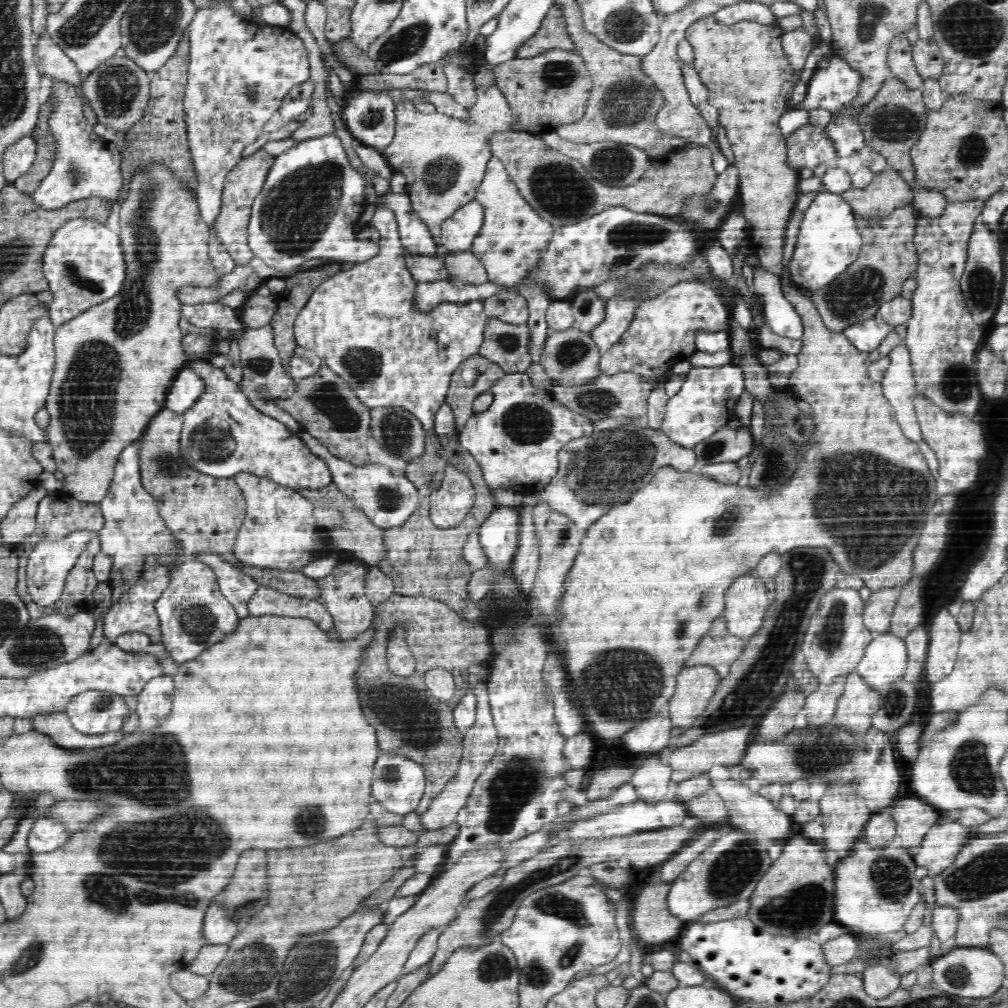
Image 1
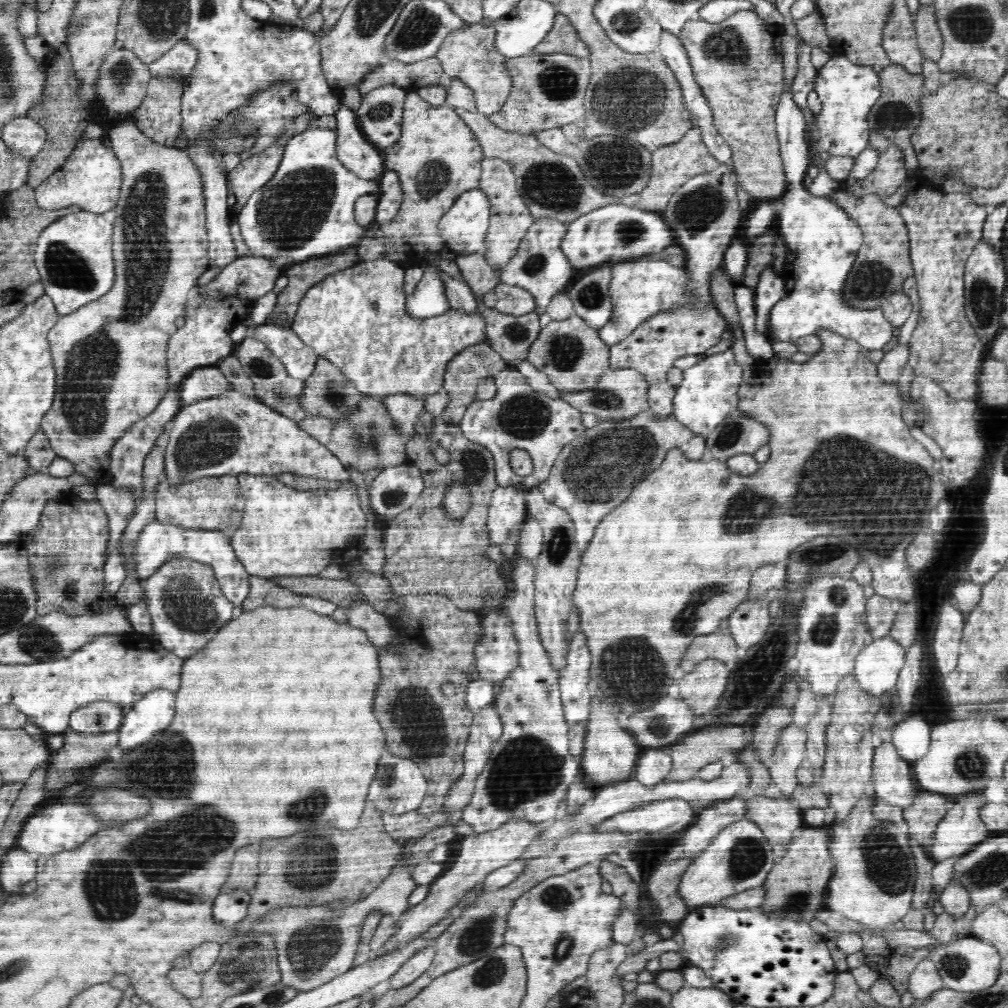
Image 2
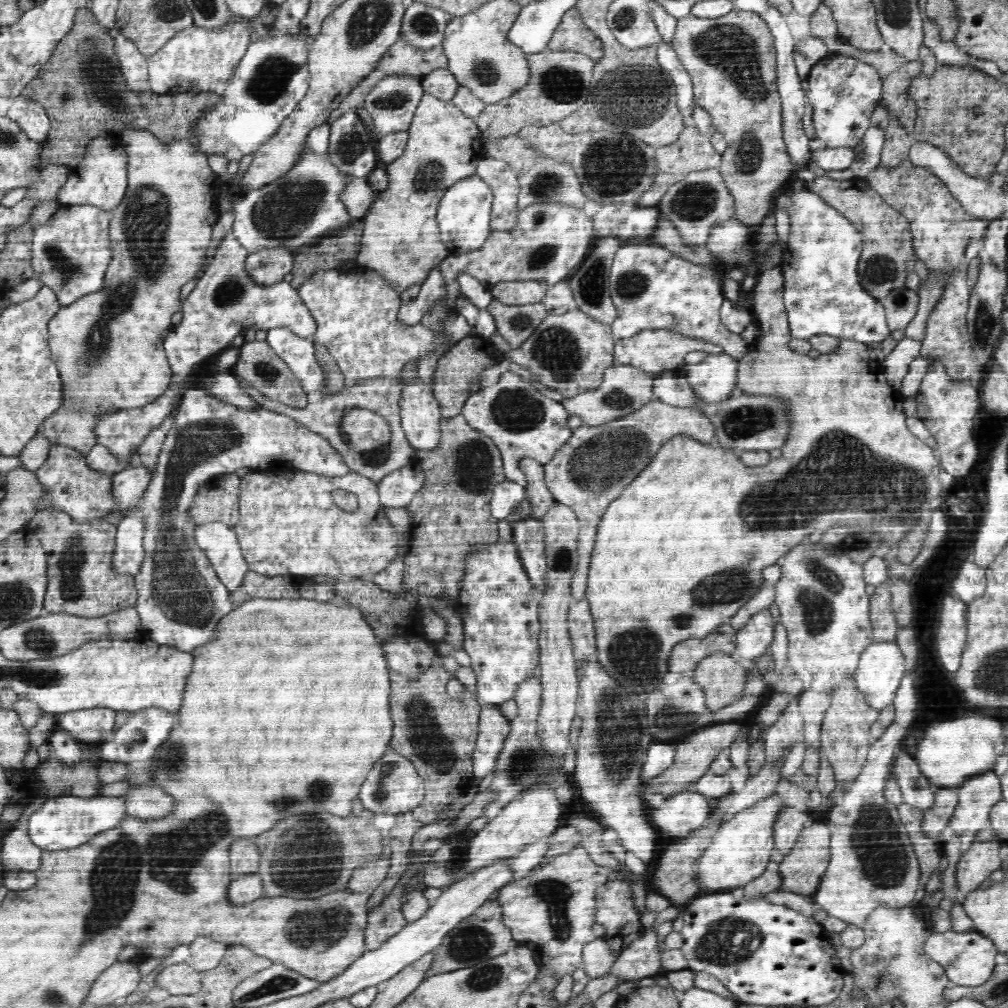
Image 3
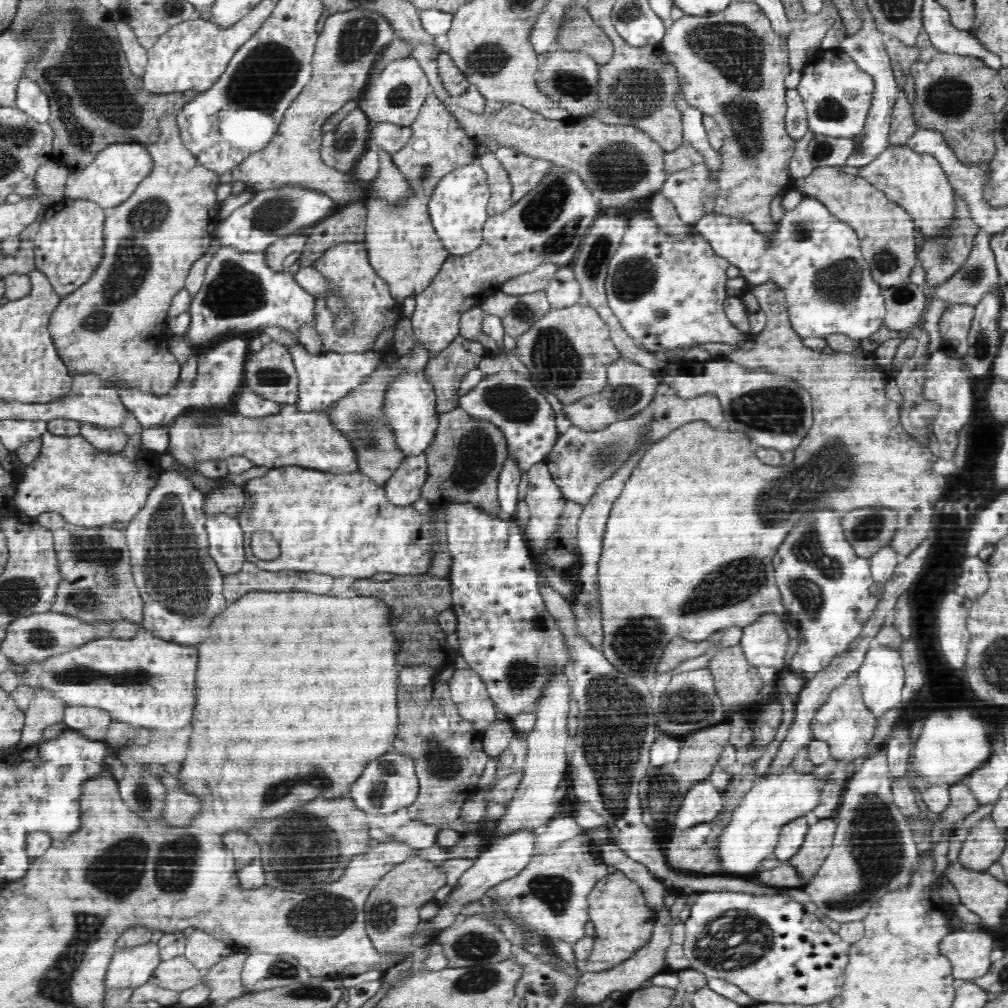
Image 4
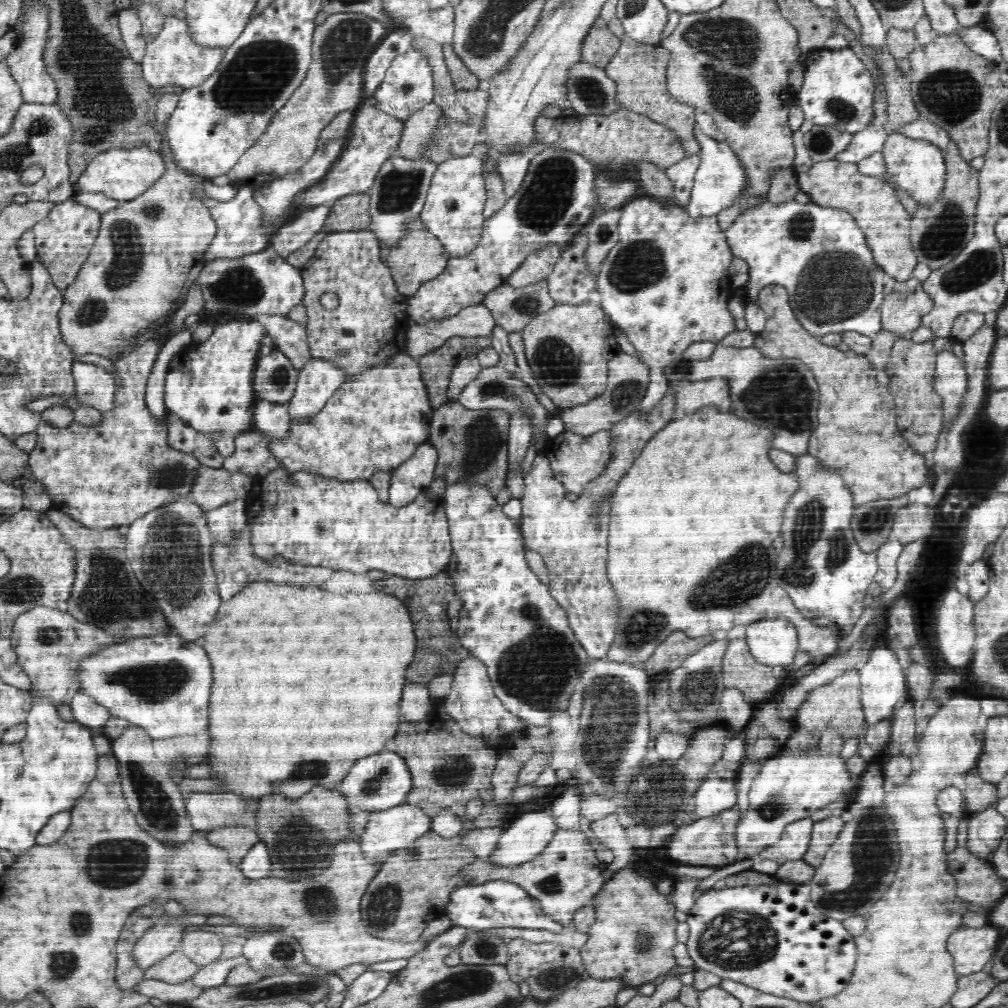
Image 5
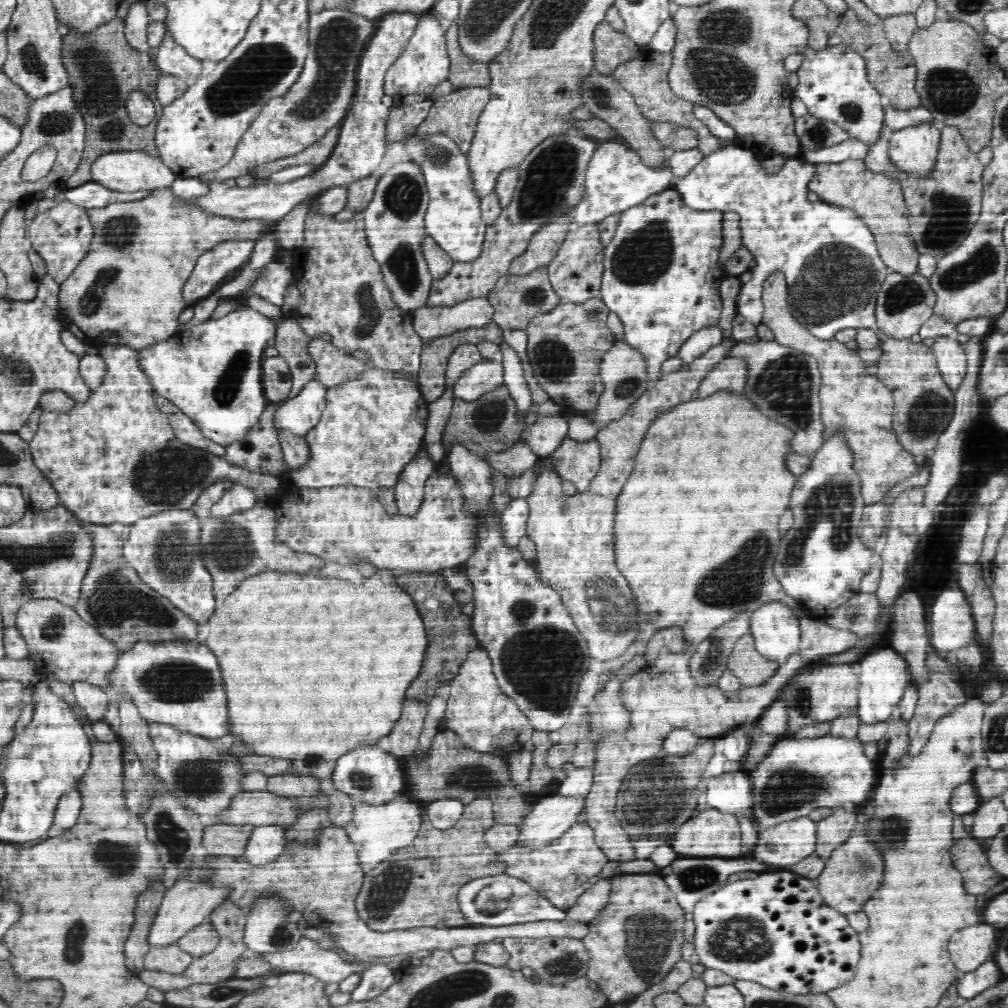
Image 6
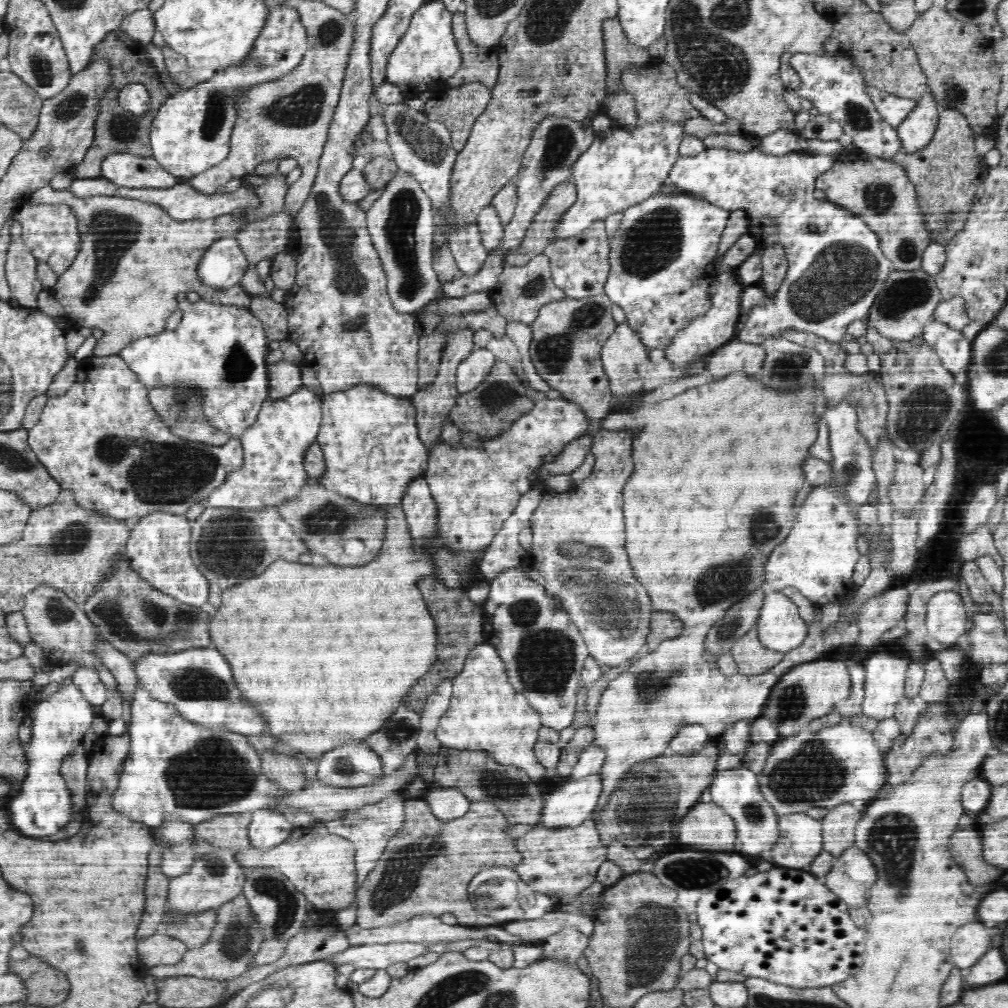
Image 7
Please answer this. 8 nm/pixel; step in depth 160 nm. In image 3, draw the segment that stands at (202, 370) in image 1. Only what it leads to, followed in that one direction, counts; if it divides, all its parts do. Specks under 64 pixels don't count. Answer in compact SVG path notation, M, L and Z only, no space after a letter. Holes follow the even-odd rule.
M189 384L183 392L158 458L156 473L141 499L139 514L143 524L143 562L134 576L138 591L134 608L138 611L142 628L148 631L154 642L192 652L210 640L213 630L232 610L233 605L230 591L222 584L205 551L197 545L197 524L188 513L194 504L197 490L210 479L234 473L238 468L250 468L255 473L270 470L273 474L295 469L329 477L342 477L351 470L324 435L311 431L297 420L261 407L241 410L207 395L196 384Z

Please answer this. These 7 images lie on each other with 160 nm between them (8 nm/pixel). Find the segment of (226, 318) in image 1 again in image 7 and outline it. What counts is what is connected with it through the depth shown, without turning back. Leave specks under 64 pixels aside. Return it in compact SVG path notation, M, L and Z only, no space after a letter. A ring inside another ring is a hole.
M303 386L283 399L268 398L262 404L256 422L248 426L240 437L243 462L232 470L222 486L212 490L205 501L207 506L260 511L296 500L309 484L305 454L317 440L322 416L320 395L308 387Z

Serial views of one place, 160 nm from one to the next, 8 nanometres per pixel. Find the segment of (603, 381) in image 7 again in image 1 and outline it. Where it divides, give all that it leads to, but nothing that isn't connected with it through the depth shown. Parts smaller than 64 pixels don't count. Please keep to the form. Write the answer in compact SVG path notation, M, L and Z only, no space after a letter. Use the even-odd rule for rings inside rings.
M576 325L566 330L548 332L547 342L542 346L539 364L550 376L553 384L564 387L578 387L589 384L601 374L601 348L594 343L593 336L580 330Z

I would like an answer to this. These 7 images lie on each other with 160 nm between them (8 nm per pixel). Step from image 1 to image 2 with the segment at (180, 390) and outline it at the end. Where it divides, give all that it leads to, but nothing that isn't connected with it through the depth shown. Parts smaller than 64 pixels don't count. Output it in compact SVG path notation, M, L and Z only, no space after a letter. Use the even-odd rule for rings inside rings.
M215 365L195 369L186 377L181 388L182 407L199 402L200 399L218 396L230 388L222 371Z

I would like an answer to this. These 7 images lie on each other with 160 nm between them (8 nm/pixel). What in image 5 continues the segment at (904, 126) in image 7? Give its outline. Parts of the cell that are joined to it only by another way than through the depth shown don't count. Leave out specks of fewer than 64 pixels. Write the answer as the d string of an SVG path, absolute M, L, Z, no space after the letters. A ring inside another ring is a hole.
M900 132L889 133L881 150L885 162L885 175L881 178L893 189L905 190L918 204L930 206L942 197L946 180L946 161L938 146L924 139L910 139Z

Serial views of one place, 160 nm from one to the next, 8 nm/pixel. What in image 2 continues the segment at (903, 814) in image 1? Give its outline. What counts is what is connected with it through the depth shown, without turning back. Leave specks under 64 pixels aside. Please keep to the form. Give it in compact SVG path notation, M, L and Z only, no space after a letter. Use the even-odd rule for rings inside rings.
M921 791L916 801L904 808L904 822L908 824L906 830L908 830L907 835L911 847L916 844L927 850L931 848L938 823L946 817L947 811L954 802L950 798L954 796Z

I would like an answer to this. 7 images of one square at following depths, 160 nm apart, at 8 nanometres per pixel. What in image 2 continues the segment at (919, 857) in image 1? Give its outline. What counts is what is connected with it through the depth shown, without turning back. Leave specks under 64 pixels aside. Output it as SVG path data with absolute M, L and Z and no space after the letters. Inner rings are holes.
M967 791L960 795L952 803L946 813L946 817L938 823L934 832L934 844L929 848L930 858L936 863L948 860L953 857L960 857L962 854L971 851L977 843L984 842L990 837L990 831L985 823L982 823L980 810L984 808L986 800L983 791Z

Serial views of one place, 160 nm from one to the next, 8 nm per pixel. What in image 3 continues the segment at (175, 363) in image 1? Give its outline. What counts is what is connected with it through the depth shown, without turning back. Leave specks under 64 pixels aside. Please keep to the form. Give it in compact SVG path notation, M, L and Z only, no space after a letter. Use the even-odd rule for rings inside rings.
M135 128L123 129L121 136L120 146L128 155L128 188L122 202L109 212L112 258L103 275L103 286L68 306L61 306L48 325L49 350L51 358L58 362L65 401L55 414L48 416L40 434L51 443L76 448L84 457L98 442L94 426L100 414L118 408L147 406L170 387L173 368L162 344L174 326L172 316L181 311L182 286L194 279L206 264L212 227L220 218L218 194L224 185L220 176L210 169L207 155L196 151L189 140L162 143L152 132Z

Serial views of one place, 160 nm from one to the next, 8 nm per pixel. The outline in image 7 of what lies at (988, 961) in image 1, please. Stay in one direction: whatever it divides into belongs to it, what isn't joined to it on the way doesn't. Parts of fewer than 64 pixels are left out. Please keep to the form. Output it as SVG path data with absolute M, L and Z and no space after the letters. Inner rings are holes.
M974 922L960 926L956 930L950 954L958 969L967 969L974 966L988 952L988 948L990 948L988 928L982 926L980 922Z

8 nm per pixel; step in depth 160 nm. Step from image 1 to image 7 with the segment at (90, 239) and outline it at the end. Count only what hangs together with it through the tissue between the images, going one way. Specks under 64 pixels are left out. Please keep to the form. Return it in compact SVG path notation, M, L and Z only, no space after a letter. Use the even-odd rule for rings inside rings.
M29 201L19 207L12 220L21 223L22 240L32 254L39 261L45 262L57 275L61 275L74 262L79 250L78 221L68 206Z

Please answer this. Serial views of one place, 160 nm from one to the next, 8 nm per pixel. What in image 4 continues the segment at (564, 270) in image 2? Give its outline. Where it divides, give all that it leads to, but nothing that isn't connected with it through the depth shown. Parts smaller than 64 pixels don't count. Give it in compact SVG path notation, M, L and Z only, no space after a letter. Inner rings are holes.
M556 163L551 164L537 185L532 187L524 198L520 198L500 214L489 216L484 223L482 244L468 254L457 257L449 255L433 281L415 296L415 310L411 313L413 332L418 343L422 344L426 351L430 351L430 359L444 351L458 337L461 332L460 314L472 307L480 307L486 298L498 293L506 281L534 270L540 263L554 262L559 267L572 264L584 234L588 232L596 216L598 200L593 197L584 179L577 171L566 166L557 166Z

